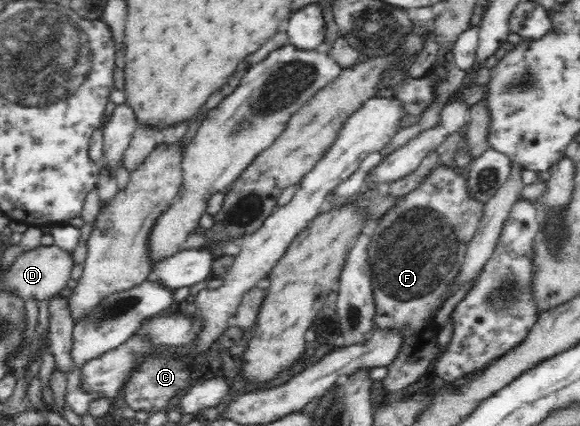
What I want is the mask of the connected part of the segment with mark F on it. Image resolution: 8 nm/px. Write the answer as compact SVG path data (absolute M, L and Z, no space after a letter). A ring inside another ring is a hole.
M437 164L423 181L417 189L397 198L393 208L369 230L368 260L373 270L376 307L370 330L398 330L402 336L400 353L382 380L389 392L403 390L418 378L425 378L445 352L439 346L441 322L437 318L441 318L445 302L457 294L457 289L451 288L463 266L471 236L476 234L473 220L481 220L484 208L484 203L471 196L464 173L456 168Z

